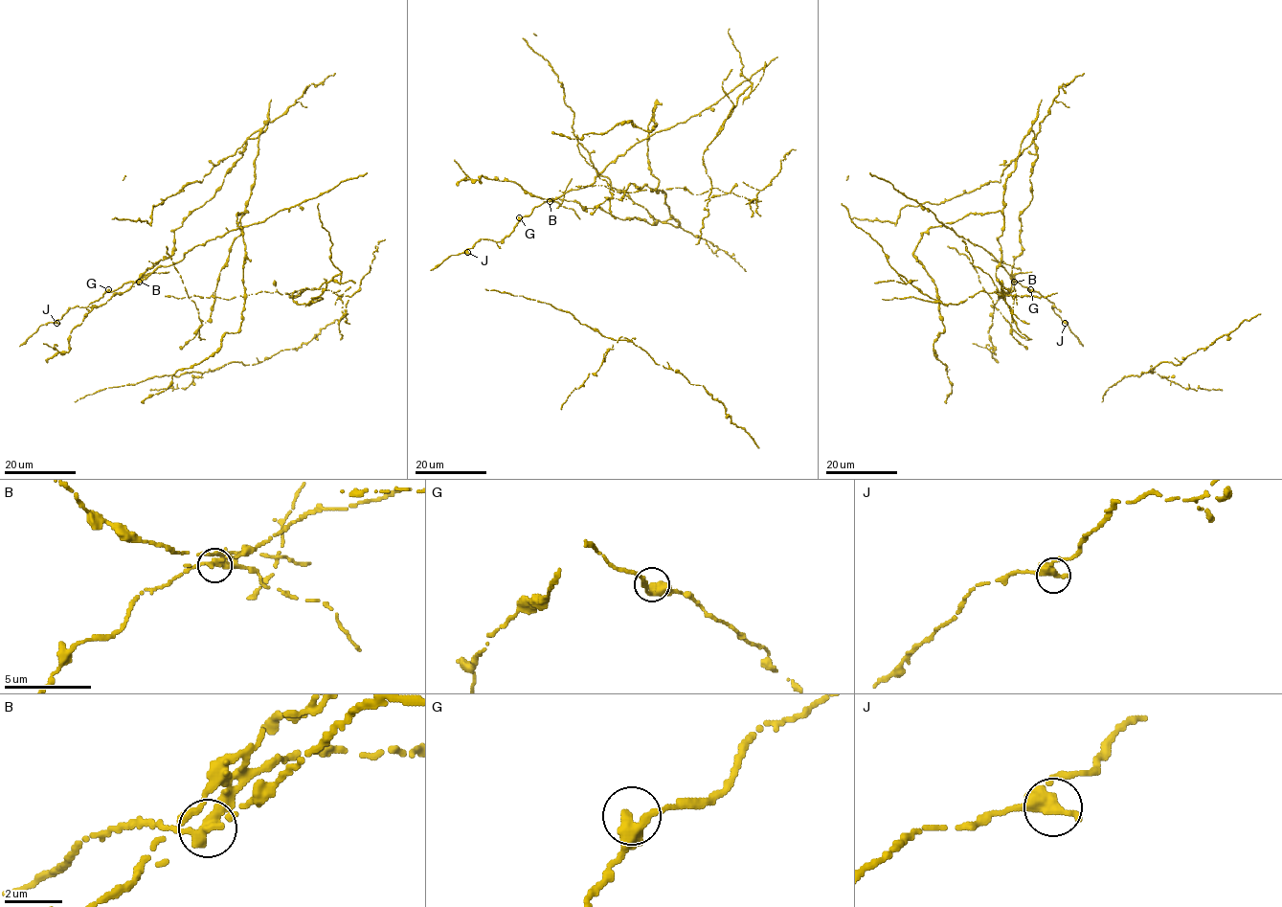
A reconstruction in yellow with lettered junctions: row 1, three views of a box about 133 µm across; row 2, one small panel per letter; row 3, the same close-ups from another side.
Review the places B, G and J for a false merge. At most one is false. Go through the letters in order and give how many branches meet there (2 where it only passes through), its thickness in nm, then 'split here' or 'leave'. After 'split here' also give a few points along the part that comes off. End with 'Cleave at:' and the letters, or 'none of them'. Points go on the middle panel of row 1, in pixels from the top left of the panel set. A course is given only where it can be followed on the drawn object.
B: 2 | 360 nm | split here
G: 2 | 380 nm | leave
J: 2 | 400 nm | leave
Cleave at: B

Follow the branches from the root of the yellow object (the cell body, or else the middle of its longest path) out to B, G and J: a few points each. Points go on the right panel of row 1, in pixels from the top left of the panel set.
B: (1019, 216), (1022, 229), (1019, 241), (1023, 251), (1013, 260), (1014, 282)
G: (1019, 216), (1022, 229), (1019, 241), (1023, 251), (1013, 260), (1011, 274), (1014, 283), (1030, 289)
J: (1019, 216), (1023, 251), (1013, 260), (1013, 282), (1051, 302), (1053, 311), (1065, 323)

